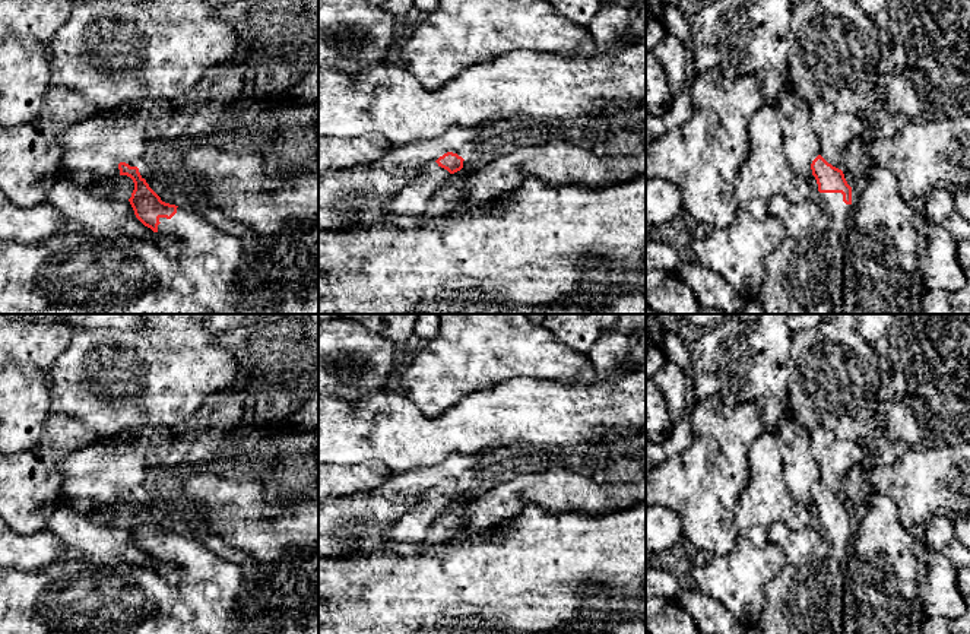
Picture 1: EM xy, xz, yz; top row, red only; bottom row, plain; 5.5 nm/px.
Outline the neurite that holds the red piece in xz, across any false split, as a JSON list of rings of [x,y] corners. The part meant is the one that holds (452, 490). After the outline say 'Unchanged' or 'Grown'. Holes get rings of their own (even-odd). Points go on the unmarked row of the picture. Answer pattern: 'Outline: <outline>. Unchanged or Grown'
Outline: [[[447,479],[435,489],[425,491],[421,500],[392,524],[389,541],[424,542],[429,526],[444,514],[451,501],[463,495],[463,488],[457,481]]]. Grown

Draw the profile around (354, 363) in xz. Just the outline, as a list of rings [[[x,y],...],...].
[[[351,320],[318,324],[318,396],[359,402],[394,384],[400,348]]]

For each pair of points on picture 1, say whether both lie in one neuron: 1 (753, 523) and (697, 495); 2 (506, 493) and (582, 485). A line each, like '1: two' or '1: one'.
1: two
2: one

